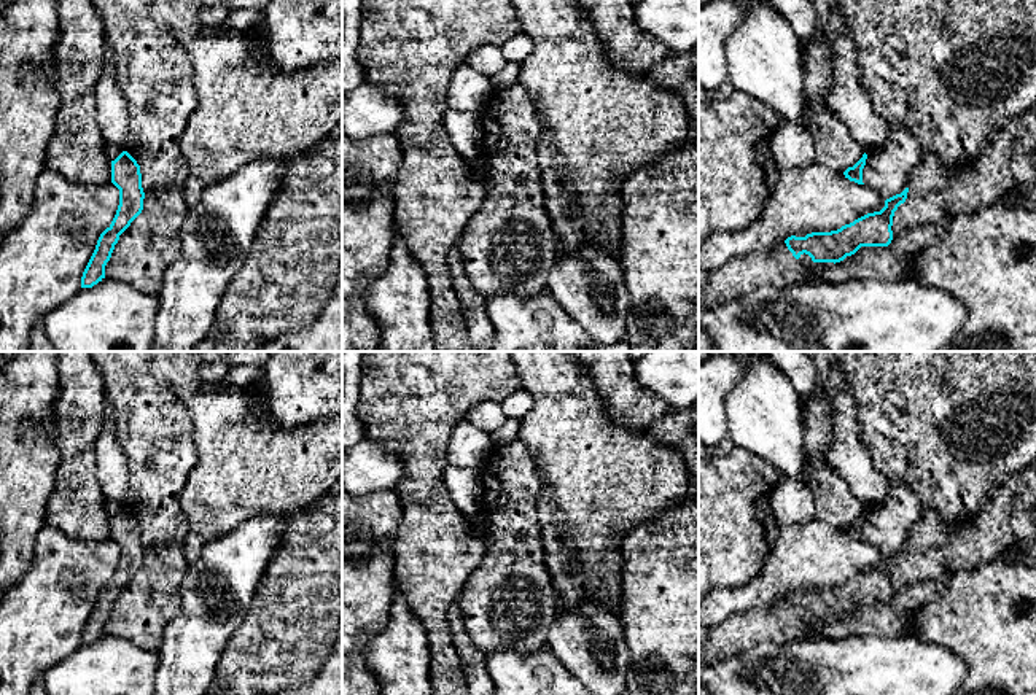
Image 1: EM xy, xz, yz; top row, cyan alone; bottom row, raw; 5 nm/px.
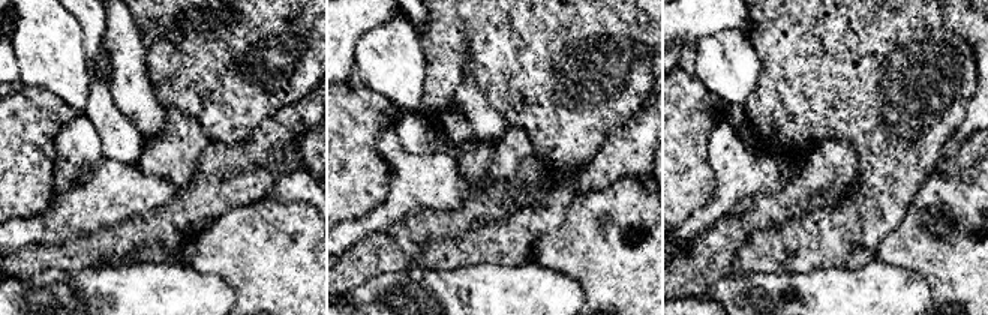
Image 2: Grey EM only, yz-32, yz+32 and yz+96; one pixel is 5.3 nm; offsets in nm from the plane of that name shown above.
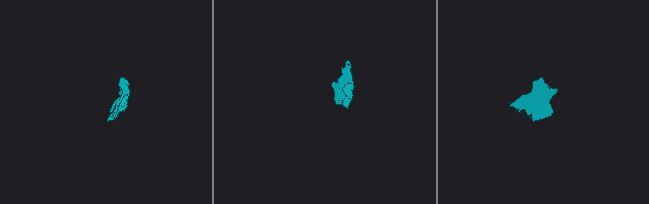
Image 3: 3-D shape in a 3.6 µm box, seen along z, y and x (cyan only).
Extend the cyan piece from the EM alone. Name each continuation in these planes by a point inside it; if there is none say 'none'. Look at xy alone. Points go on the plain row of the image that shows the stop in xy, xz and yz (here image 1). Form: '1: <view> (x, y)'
none

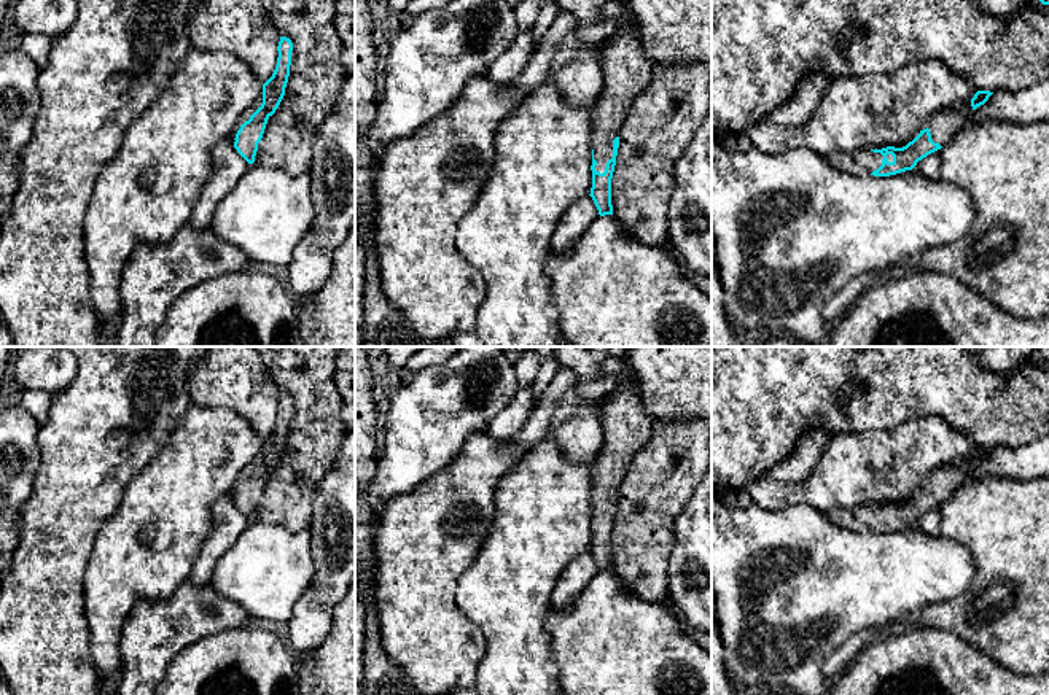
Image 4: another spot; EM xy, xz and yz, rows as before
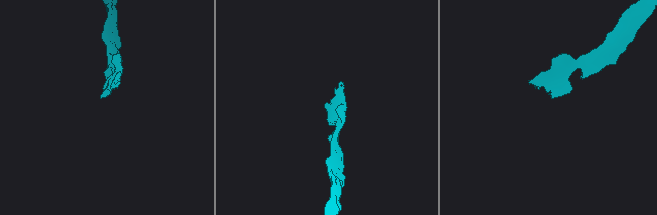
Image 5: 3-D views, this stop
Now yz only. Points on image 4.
1: yz (860, 519)

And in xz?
1: xz (627, 425)

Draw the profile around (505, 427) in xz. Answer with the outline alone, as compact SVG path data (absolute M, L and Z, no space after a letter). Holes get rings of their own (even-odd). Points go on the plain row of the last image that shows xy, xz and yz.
M519 386L513 401L489 423L487 433L498 441L511 441L532 415L535 407L532 386Z

